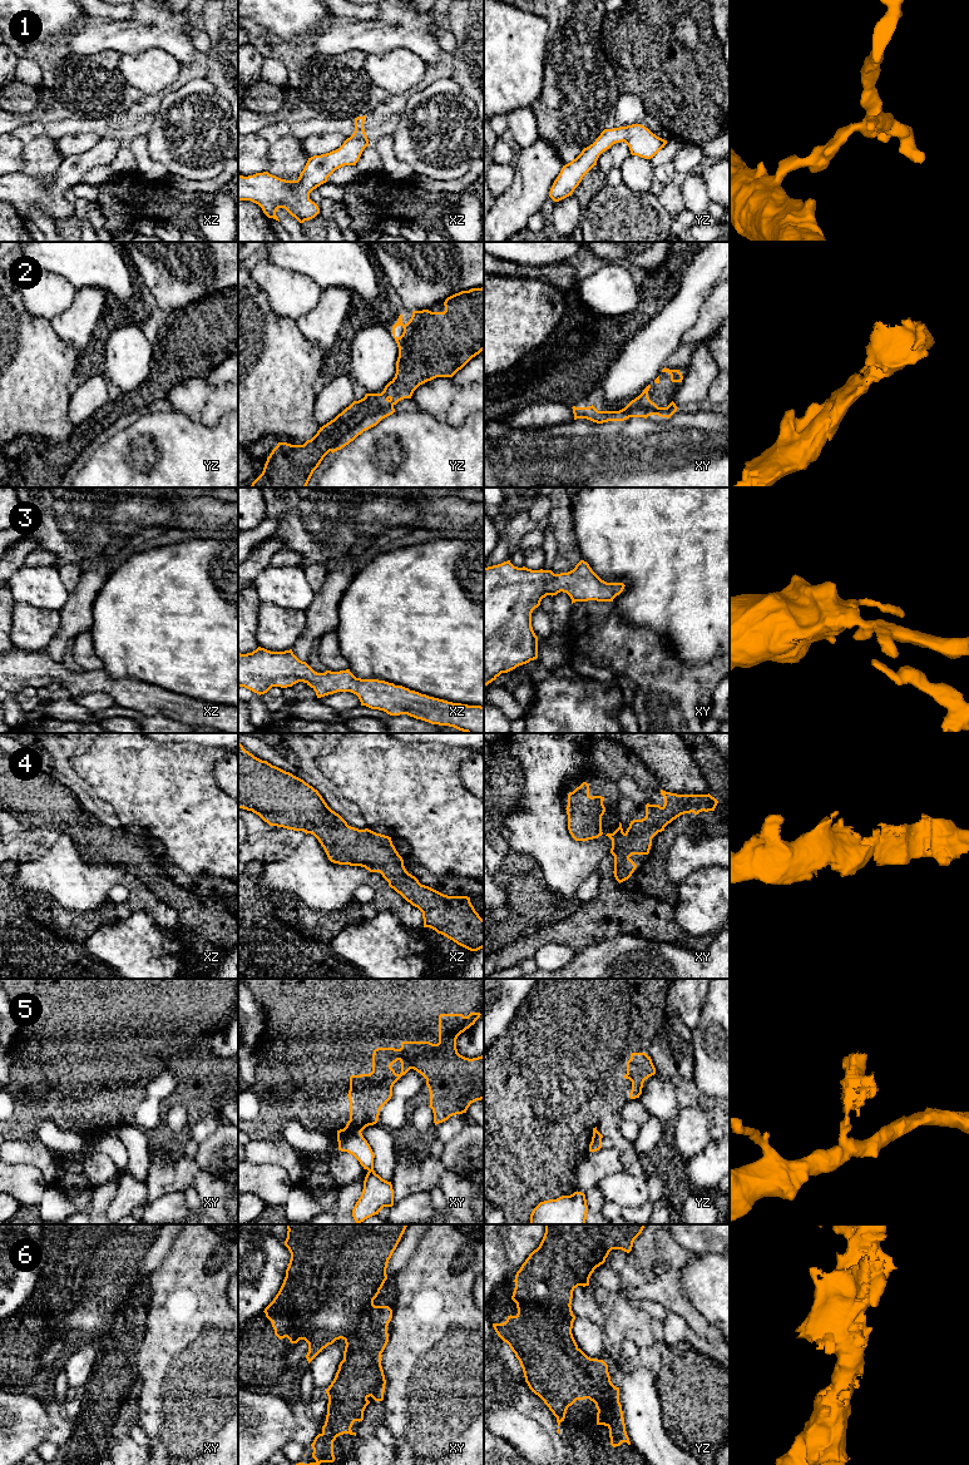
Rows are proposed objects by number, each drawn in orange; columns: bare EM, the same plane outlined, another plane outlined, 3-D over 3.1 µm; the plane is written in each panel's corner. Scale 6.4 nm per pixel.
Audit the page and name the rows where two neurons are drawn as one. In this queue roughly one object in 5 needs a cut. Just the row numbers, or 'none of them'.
5

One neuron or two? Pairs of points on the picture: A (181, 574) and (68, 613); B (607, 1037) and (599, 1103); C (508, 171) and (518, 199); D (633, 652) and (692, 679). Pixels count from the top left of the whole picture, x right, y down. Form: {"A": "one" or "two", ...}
{"A": "two", "B": "one", "C": "two", "D": "one"}

